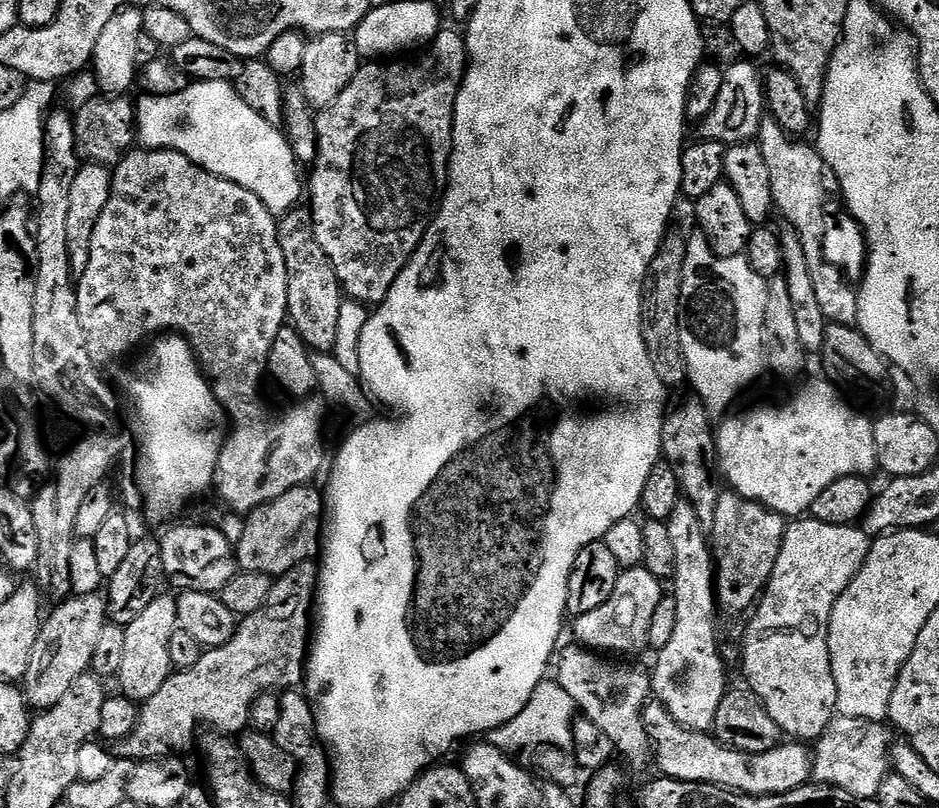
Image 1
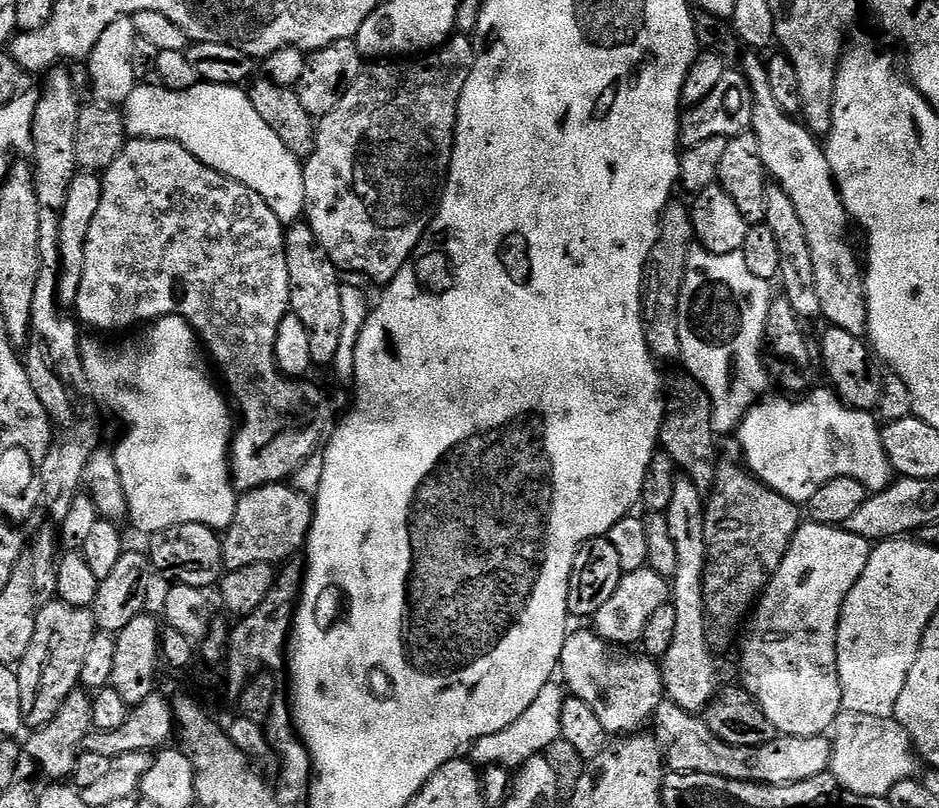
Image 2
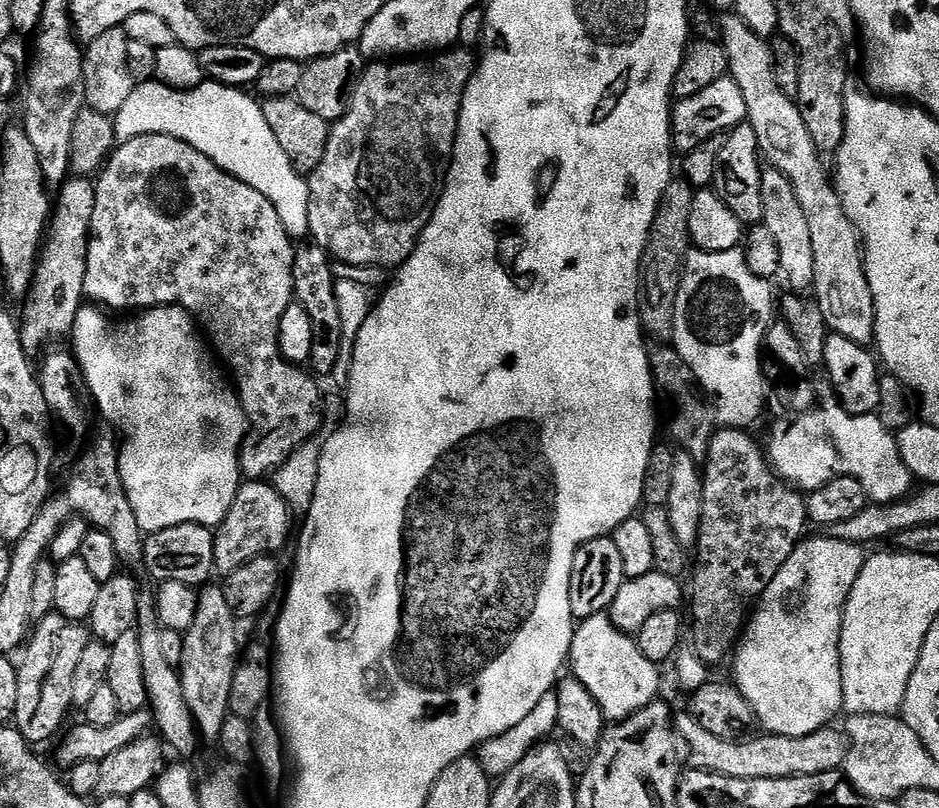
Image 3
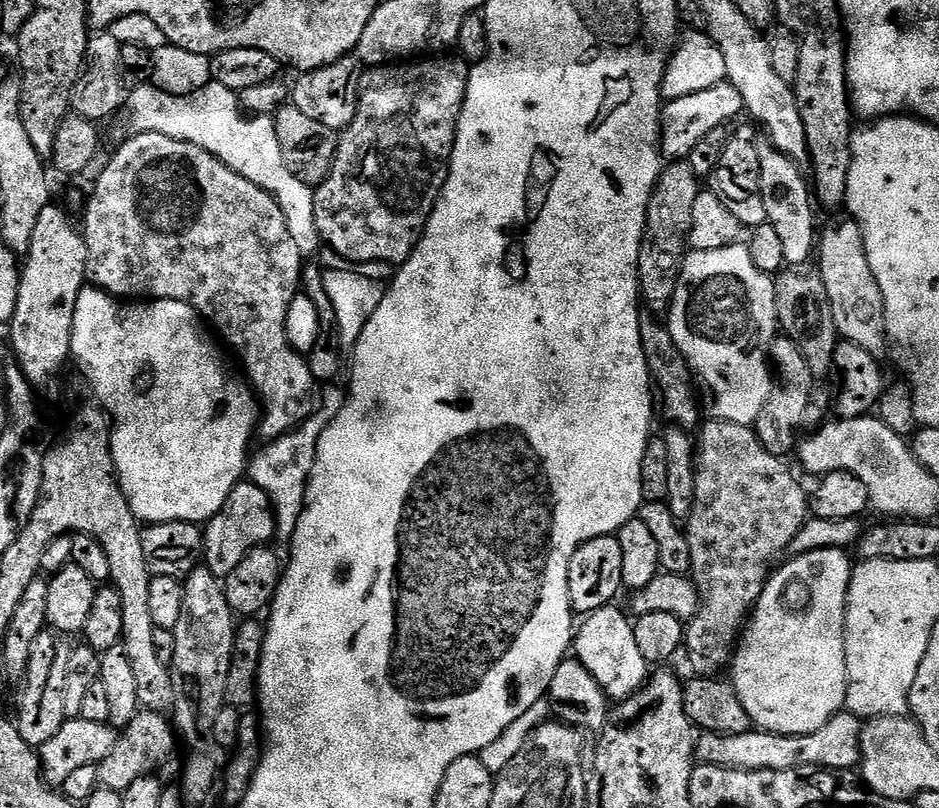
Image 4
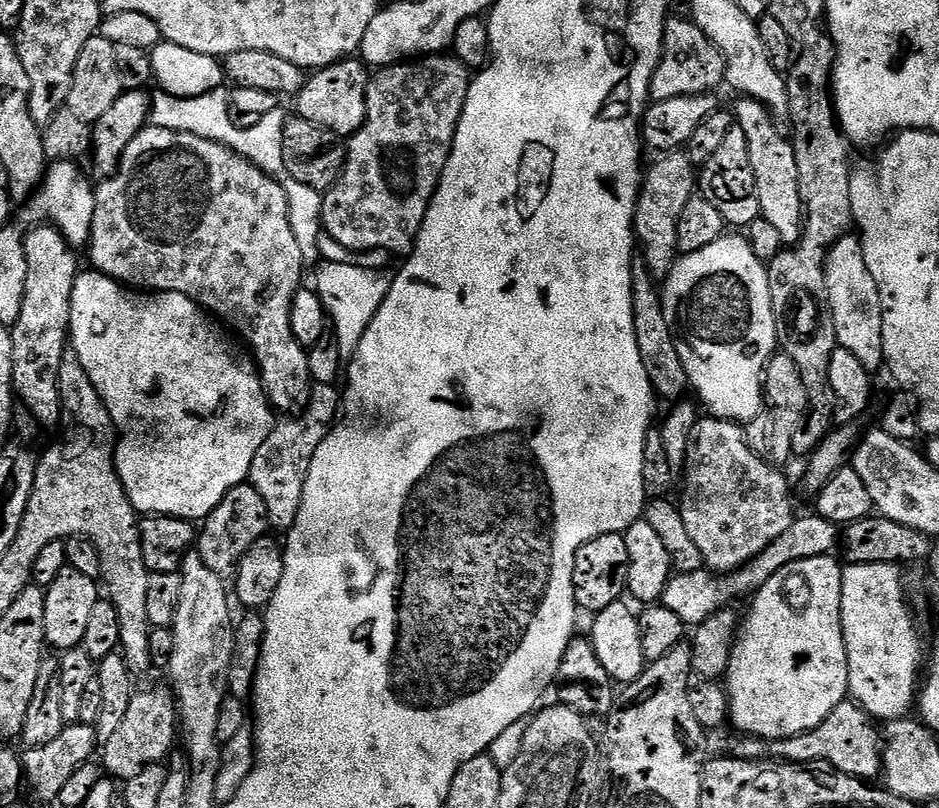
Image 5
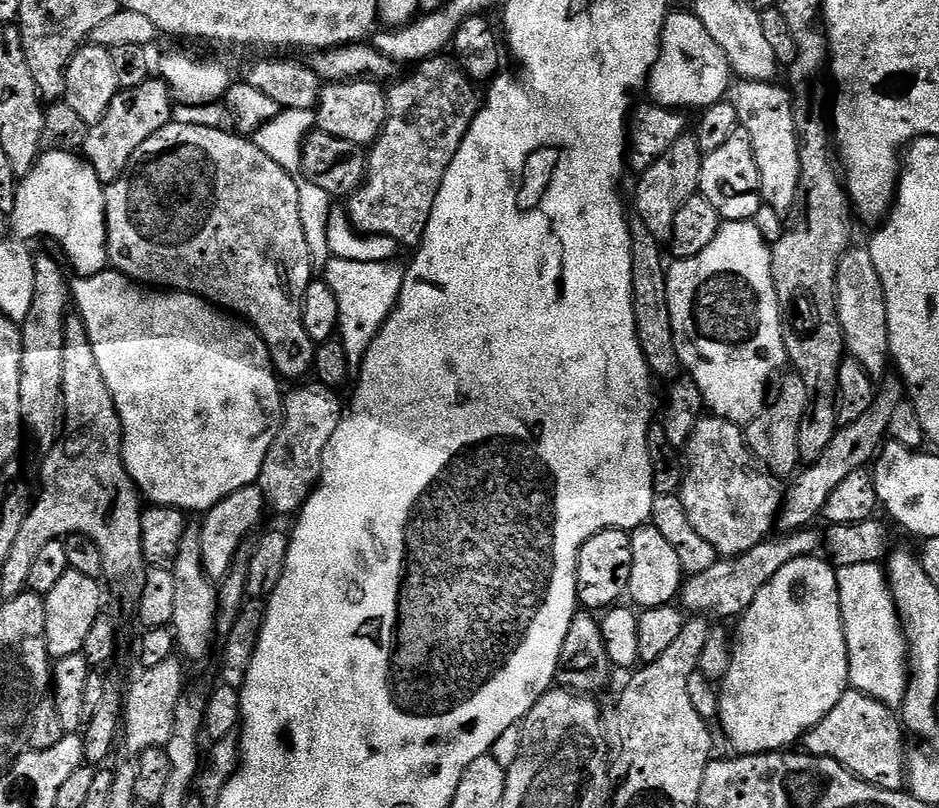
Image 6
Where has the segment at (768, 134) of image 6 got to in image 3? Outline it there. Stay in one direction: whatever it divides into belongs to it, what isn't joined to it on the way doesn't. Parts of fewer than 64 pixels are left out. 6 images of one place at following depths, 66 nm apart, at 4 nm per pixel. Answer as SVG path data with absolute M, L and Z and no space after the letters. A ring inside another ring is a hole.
M771 166L762 167L762 224L771 231L778 246L781 263L779 275L789 284L796 294L808 294L816 283L814 274L814 242L810 239L810 222L806 222L806 210L798 202L794 186L782 170Z

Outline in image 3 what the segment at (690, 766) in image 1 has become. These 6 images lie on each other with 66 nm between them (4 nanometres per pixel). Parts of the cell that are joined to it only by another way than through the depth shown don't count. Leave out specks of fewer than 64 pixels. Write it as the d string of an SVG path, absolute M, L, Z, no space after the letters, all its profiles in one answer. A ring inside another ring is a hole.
M690 714L677 715L674 720L674 727L681 745L692 748L693 769L702 772L717 772L730 778L790 778L791 776L809 776L810 774L822 774L823 772L835 772L843 769L844 754L846 751L846 740L835 727L820 728L814 734L805 736L773 736L771 734L760 734L757 740L745 738L743 740L723 740L716 735L710 734L698 726L698 722Z

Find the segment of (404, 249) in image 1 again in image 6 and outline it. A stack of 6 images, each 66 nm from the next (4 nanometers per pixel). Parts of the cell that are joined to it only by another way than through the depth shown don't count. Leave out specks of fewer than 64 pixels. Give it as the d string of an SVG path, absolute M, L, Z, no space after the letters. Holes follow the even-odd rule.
M451 55L429 56L419 61L412 70L409 76L401 80L393 79L387 85L388 117L384 129L367 149L368 170L364 174L364 183L346 200L348 219L357 232L366 236L385 236L396 241L397 245L404 247L405 244L409 250L419 248L420 241L424 239L424 231L430 222L430 210L434 210L434 198L438 198L442 178L450 162L454 162L454 154L458 154L478 111L478 96L476 100L473 81L469 80Z

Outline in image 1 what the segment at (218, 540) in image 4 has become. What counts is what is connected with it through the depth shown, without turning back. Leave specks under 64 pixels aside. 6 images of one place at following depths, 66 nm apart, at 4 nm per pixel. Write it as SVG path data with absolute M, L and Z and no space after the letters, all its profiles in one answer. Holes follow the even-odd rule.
M305 486L295 488L282 498L264 505L262 508L255 508L253 512L244 520L244 533L240 540L235 541L234 551L236 562L241 569L266 574L273 578L286 575L290 570L294 570L299 564L307 564L315 561L322 552L322 537L326 532L326 500L316 486Z

